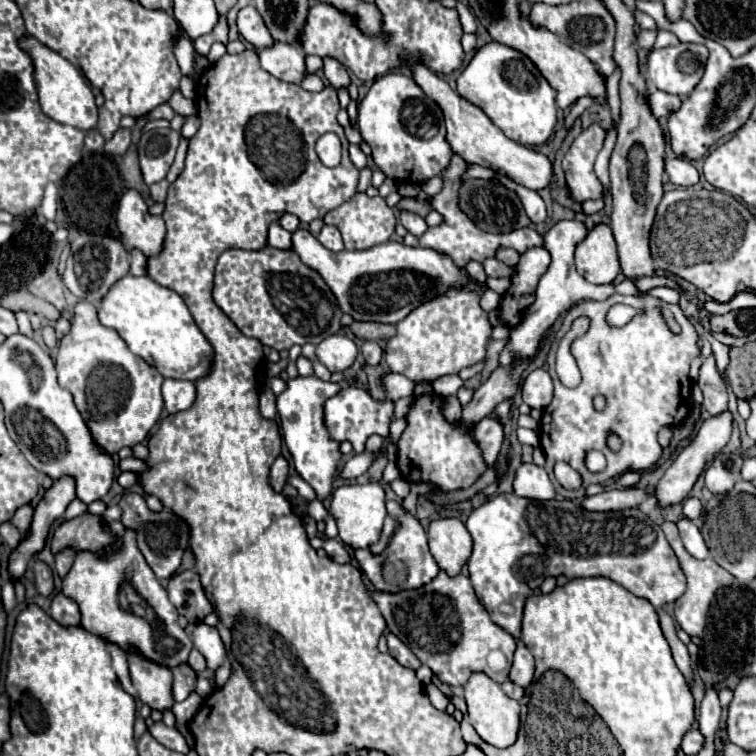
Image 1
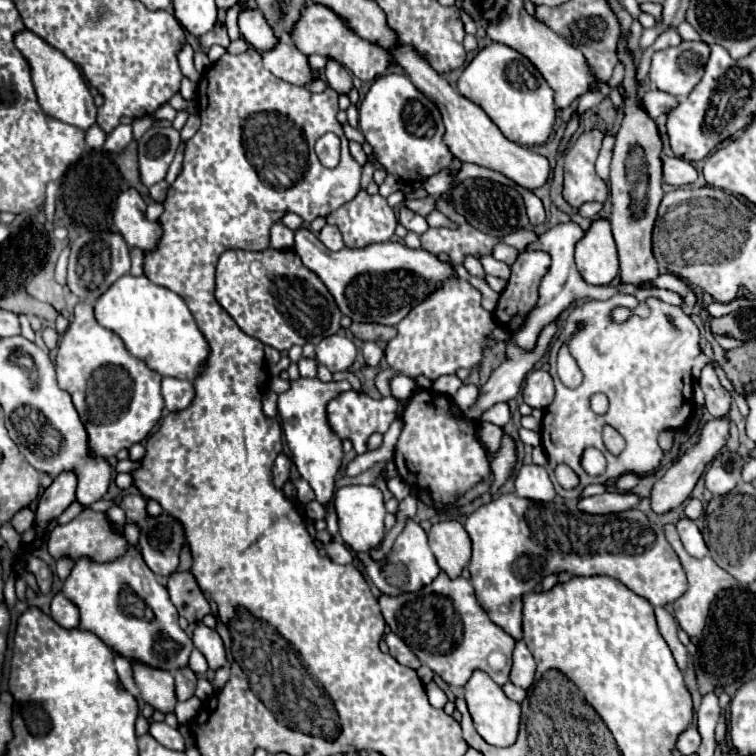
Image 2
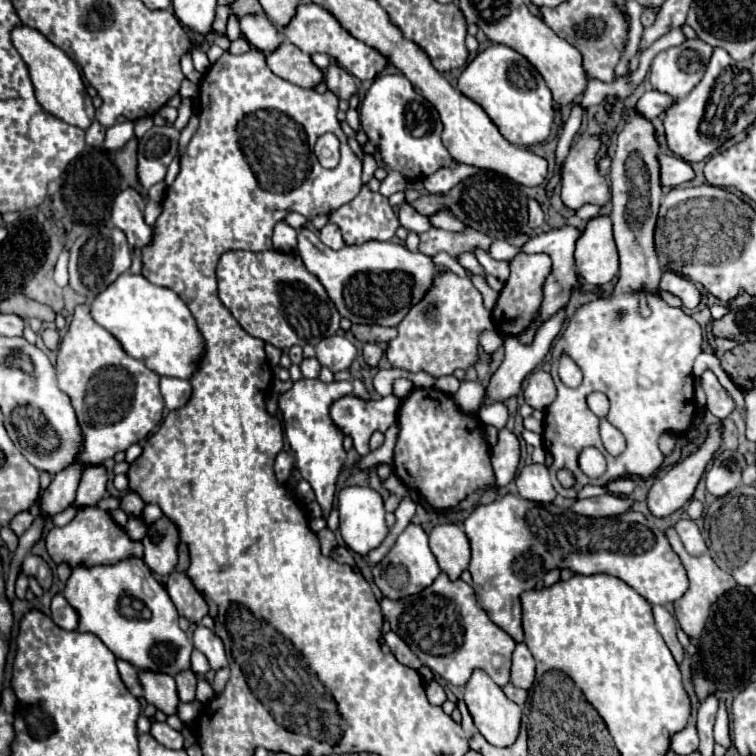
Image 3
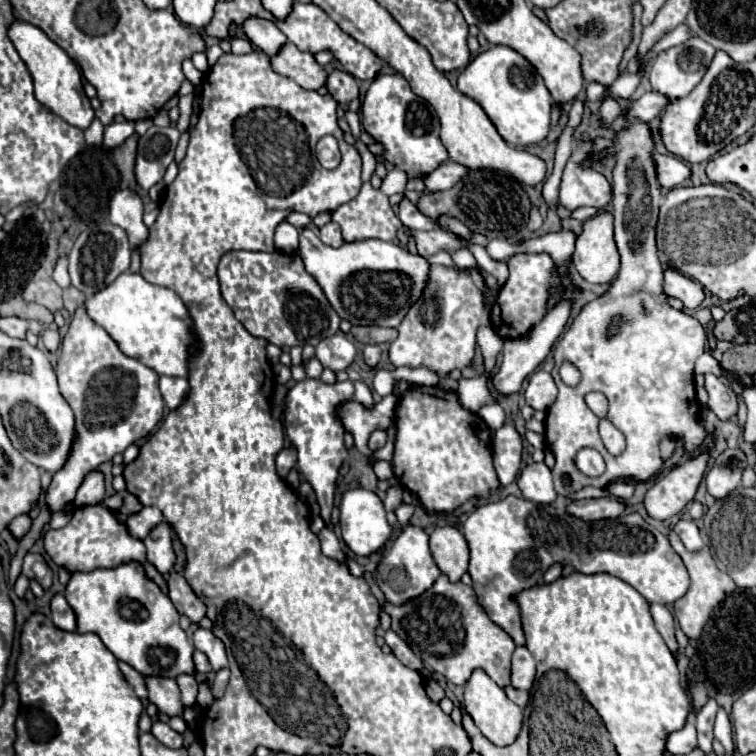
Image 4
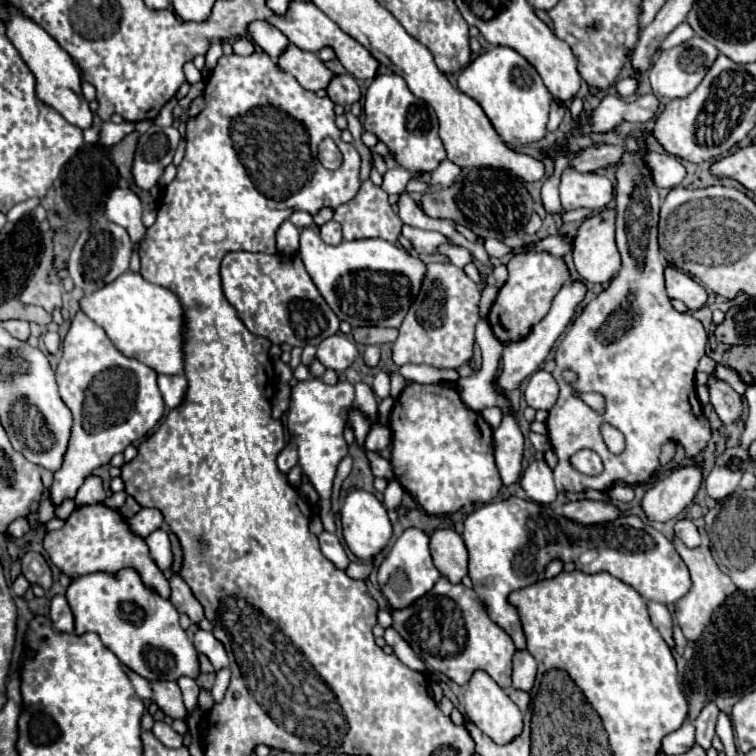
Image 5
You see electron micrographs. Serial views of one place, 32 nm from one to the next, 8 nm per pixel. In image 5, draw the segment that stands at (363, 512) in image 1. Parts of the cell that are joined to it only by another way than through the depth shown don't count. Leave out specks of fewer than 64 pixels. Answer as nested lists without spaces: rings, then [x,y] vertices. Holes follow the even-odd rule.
[[[364,490],[348,492],[340,514],[342,514],[344,540],[350,548],[350,552],[360,560],[372,560],[374,556],[378,556],[386,548],[386,544],[390,542],[390,538],[394,534],[394,528],[388,520],[388,512],[386,512],[384,504],[370,492],[364,492]]]

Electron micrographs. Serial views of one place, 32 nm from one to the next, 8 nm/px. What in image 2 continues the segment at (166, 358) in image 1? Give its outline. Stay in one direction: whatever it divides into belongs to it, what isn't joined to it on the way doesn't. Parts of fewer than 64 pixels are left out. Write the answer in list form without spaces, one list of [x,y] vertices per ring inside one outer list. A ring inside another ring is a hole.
[[[124,274],[120,276],[96,302],[94,302],[94,318],[98,320],[98,324],[102,324],[104,328],[112,330],[126,346],[126,350],[144,360],[148,368],[156,370],[160,376],[172,376],[172,378],[180,378],[180,380],[194,380],[202,368],[204,362],[208,358],[208,344],[202,336],[202,332],[198,330],[194,316],[190,314],[186,302],[172,290],[152,284],[146,276],[132,276],[132,274]]]

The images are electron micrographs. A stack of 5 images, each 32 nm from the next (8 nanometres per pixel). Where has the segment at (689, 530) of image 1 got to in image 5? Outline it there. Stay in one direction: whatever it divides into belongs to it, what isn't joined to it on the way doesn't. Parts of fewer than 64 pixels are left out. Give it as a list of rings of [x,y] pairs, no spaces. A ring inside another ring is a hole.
[[[682,518],[674,524],[674,534],[676,538],[680,538],[688,548],[696,548],[700,546],[700,534],[698,534],[698,528],[694,526],[692,520],[688,518]]]

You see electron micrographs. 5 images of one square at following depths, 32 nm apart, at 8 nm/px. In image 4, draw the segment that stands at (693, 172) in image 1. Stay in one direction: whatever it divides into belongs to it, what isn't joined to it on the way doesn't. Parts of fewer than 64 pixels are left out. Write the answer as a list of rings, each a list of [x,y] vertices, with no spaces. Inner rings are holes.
[[[654,152],[654,166],[656,166],[658,184],[662,188],[676,188],[678,184],[682,184],[690,176],[688,166],[672,154],[664,156],[664,154]]]

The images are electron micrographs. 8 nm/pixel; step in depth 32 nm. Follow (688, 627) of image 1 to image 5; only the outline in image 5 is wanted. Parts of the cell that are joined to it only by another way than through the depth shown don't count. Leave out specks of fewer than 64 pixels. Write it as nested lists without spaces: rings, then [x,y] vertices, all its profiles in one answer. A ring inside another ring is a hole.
[[[674,538],[674,546],[676,546],[678,554],[682,556],[682,560],[686,562],[686,566],[688,566],[688,570],[690,570],[690,576],[692,576],[692,588],[690,588],[690,592],[688,592],[682,600],[676,602],[676,612],[674,612],[674,616],[676,616],[678,624],[680,624],[680,628],[682,628],[684,636],[686,636],[686,640],[694,642],[694,640],[698,640],[698,638],[702,636],[704,628],[710,624],[710,618],[712,618],[714,610],[716,610],[728,596],[732,596],[732,594],[736,592],[736,586],[734,586],[734,582],[732,582],[724,572],[718,570],[718,566],[716,566],[716,562],[714,562],[714,558],[712,558],[708,546],[702,544],[702,546],[698,546],[698,548],[686,548],[678,538]]]

